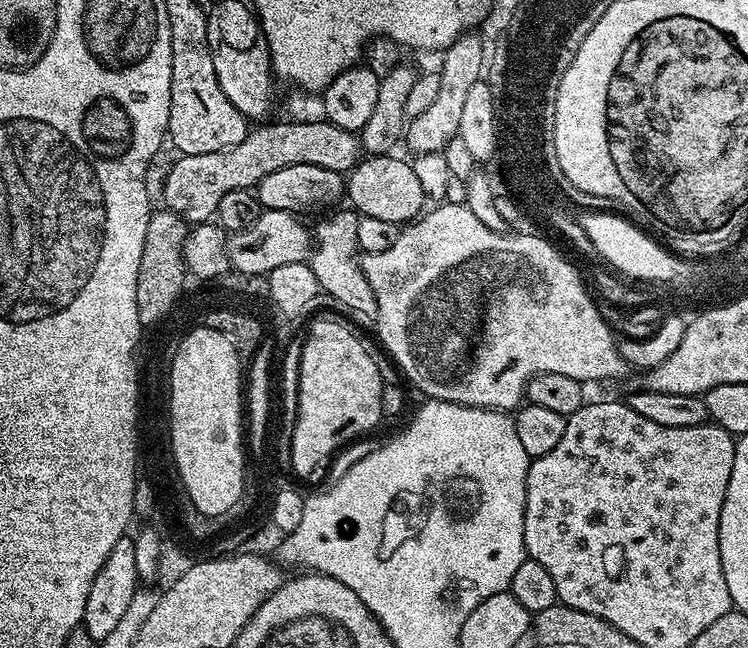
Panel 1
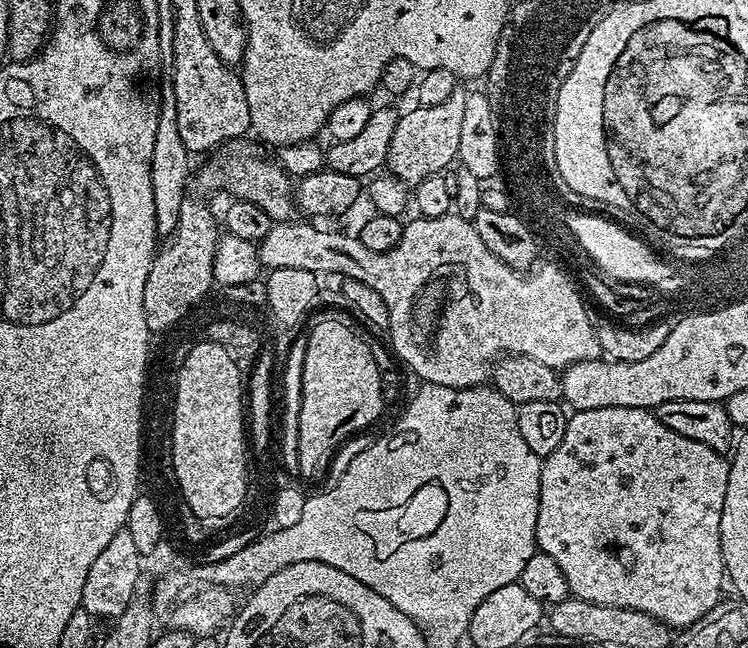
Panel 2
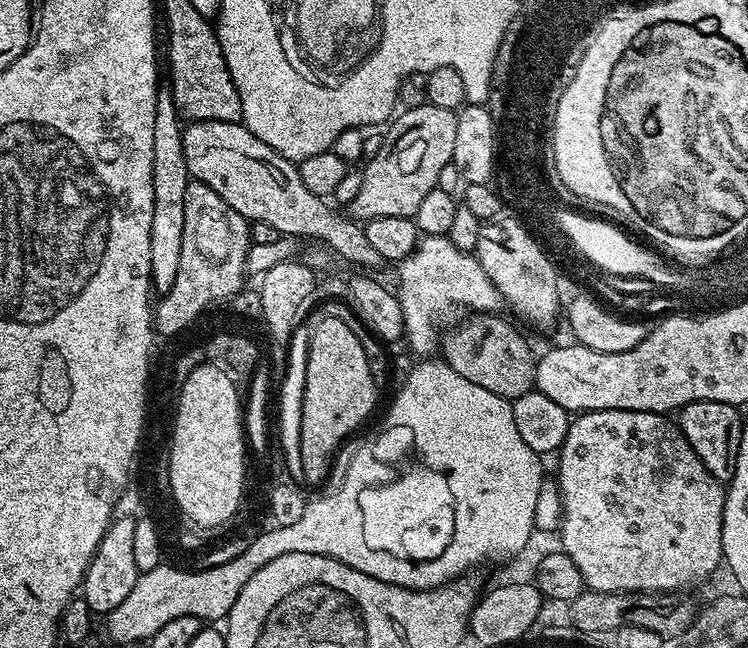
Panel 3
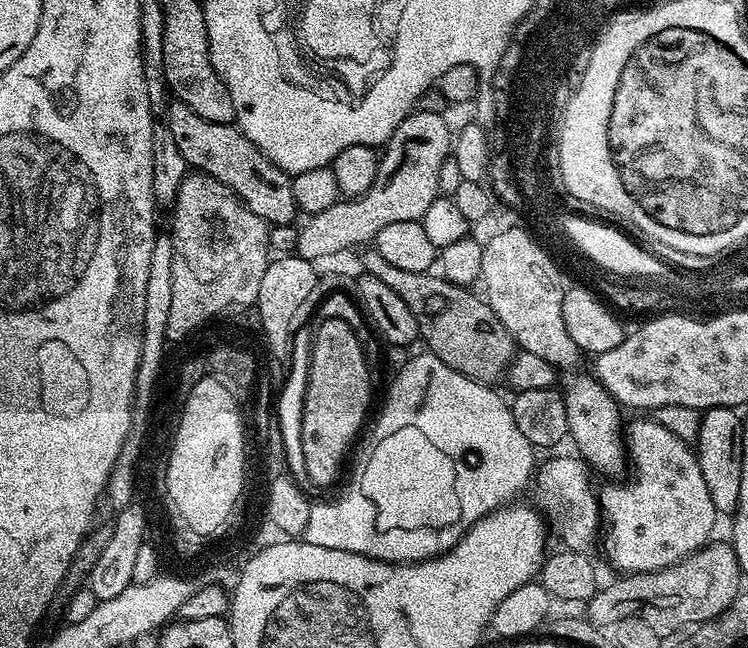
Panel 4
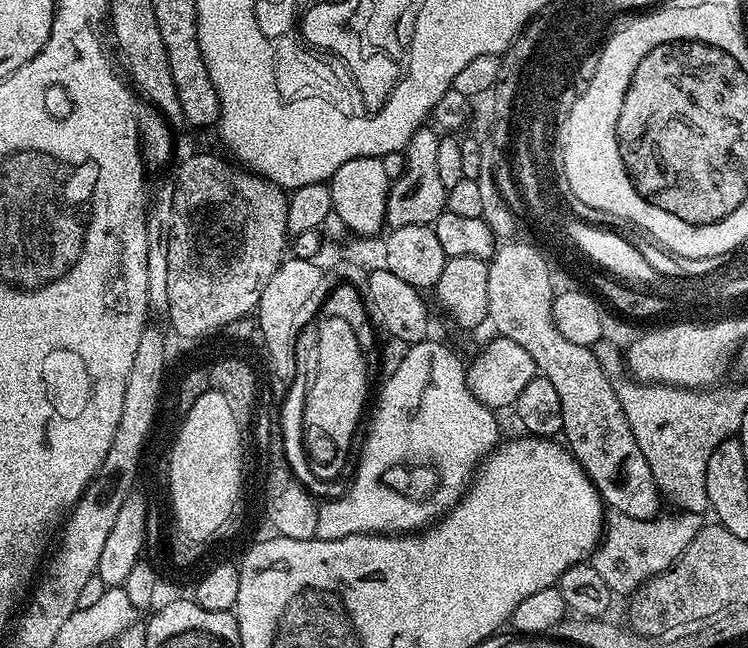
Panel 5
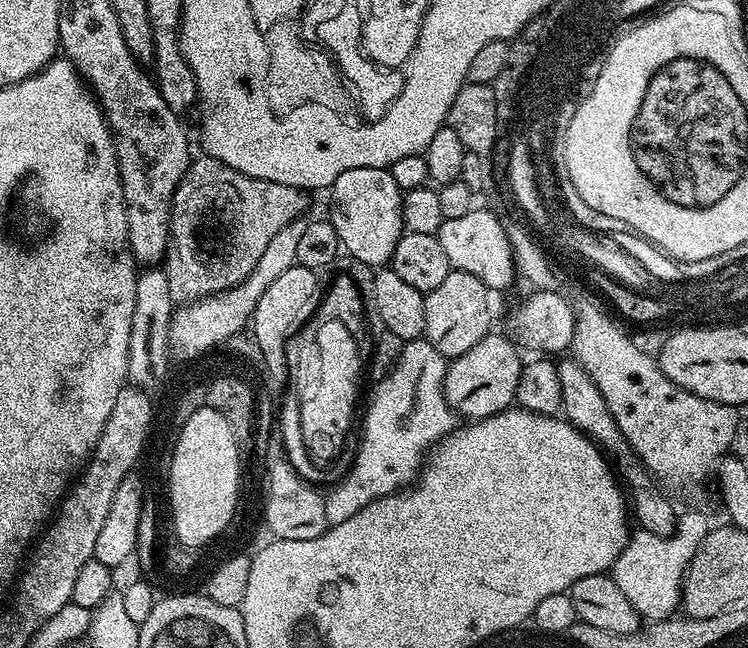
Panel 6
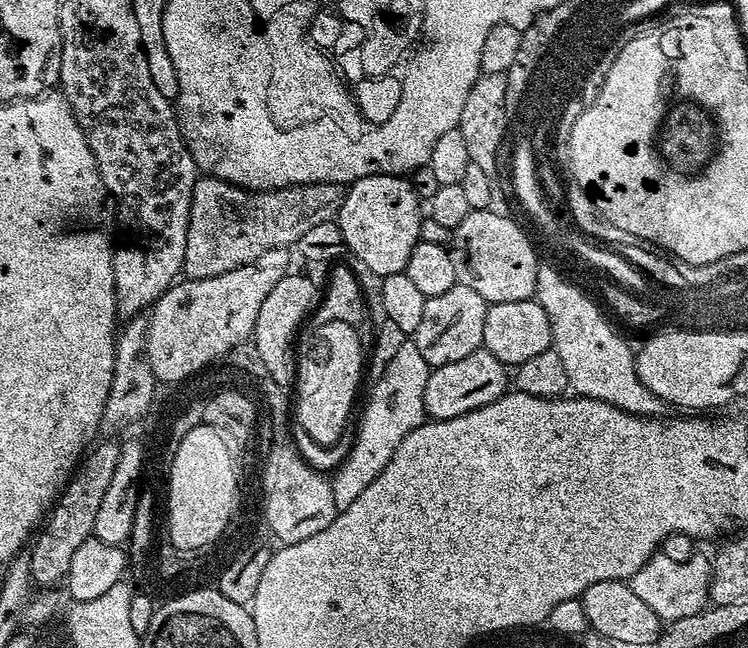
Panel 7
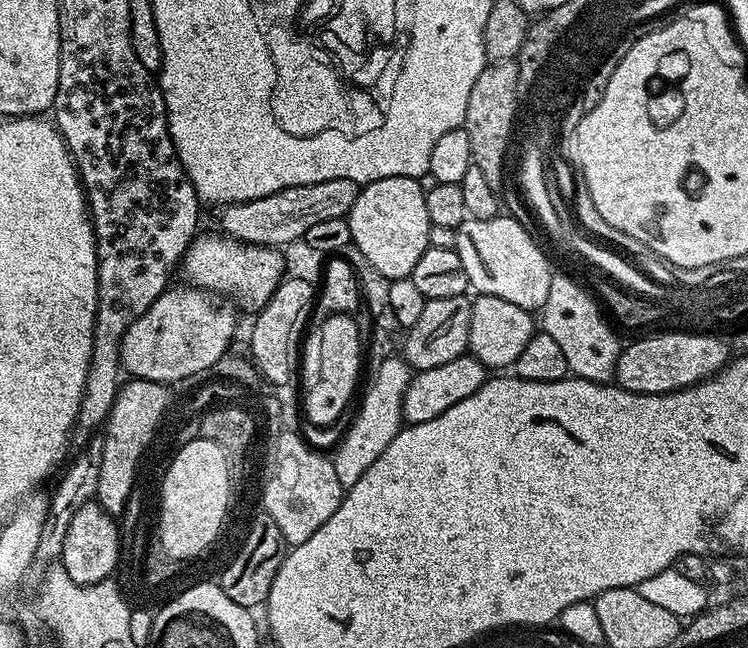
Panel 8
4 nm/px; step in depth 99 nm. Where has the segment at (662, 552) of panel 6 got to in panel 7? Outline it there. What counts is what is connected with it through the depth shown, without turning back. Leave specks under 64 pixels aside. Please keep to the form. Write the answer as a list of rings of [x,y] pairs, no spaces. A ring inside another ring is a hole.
[[[695,554],[686,562],[674,562],[671,558],[655,555],[648,559],[642,568],[631,578],[632,589],[654,614],[658,614],[661,622],[671,622],[698,614],[709,603],[709,584],[712,580],[713,565],[709,557]]]

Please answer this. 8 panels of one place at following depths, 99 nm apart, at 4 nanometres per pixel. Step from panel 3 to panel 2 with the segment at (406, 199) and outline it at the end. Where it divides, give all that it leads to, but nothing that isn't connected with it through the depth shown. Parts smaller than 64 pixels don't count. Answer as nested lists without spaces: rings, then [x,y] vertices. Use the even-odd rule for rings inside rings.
[[[457,90],[442,102],[442,106],[416,106],[413,112],[403,113],[390,140],[390,154],[386,165],[387,171],[408,186],[421,184],[426,178],[441,175],[447,164],[458,157],[458,138],[462,138],[462,117],[466,111],[466,95]]]

